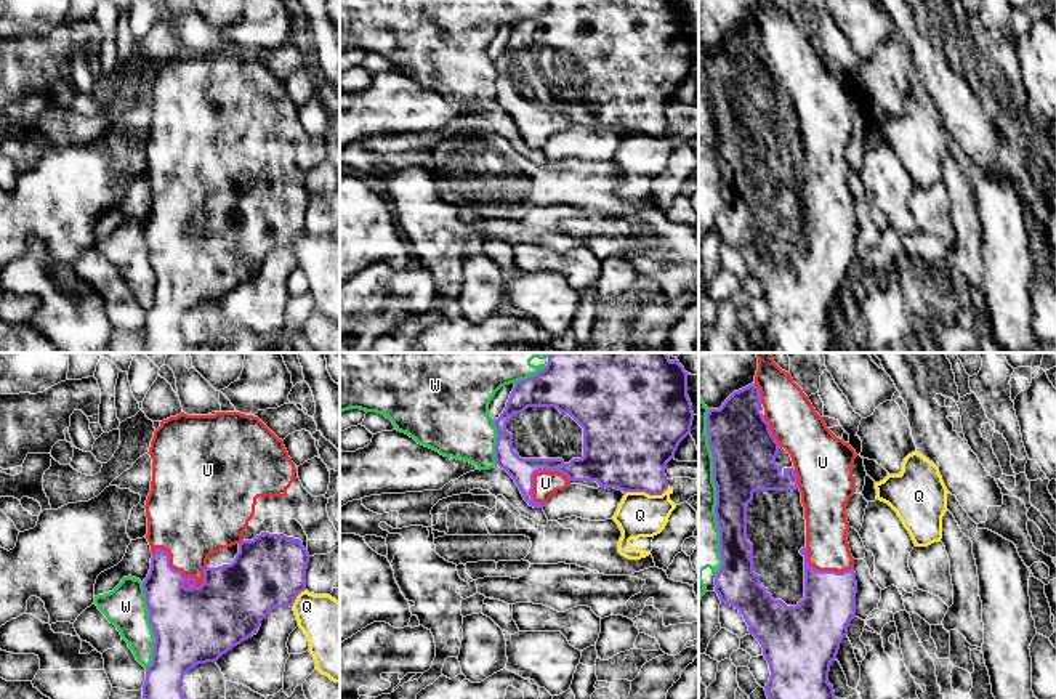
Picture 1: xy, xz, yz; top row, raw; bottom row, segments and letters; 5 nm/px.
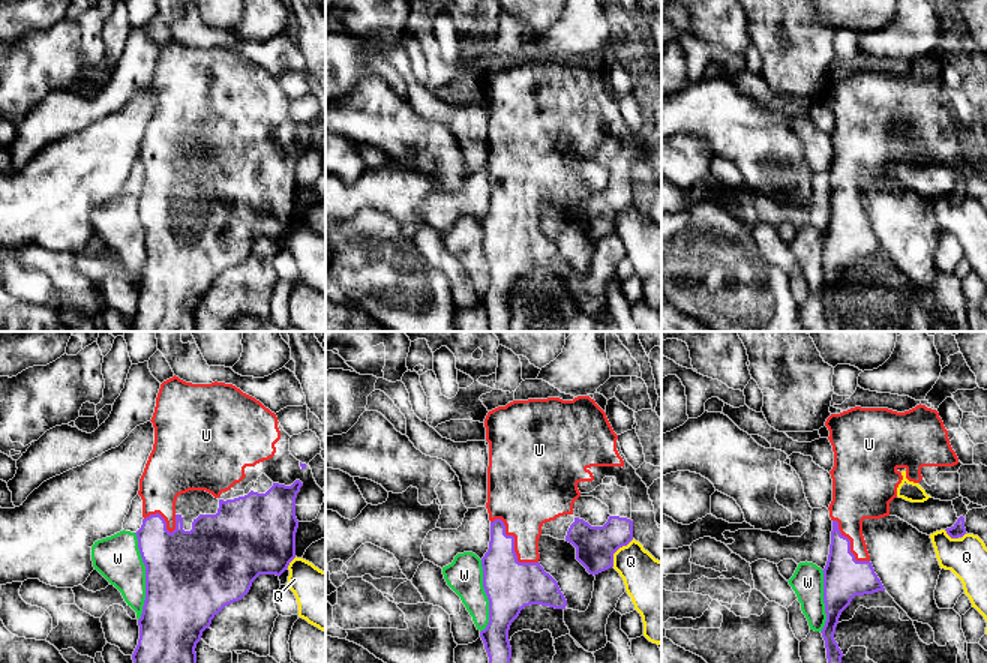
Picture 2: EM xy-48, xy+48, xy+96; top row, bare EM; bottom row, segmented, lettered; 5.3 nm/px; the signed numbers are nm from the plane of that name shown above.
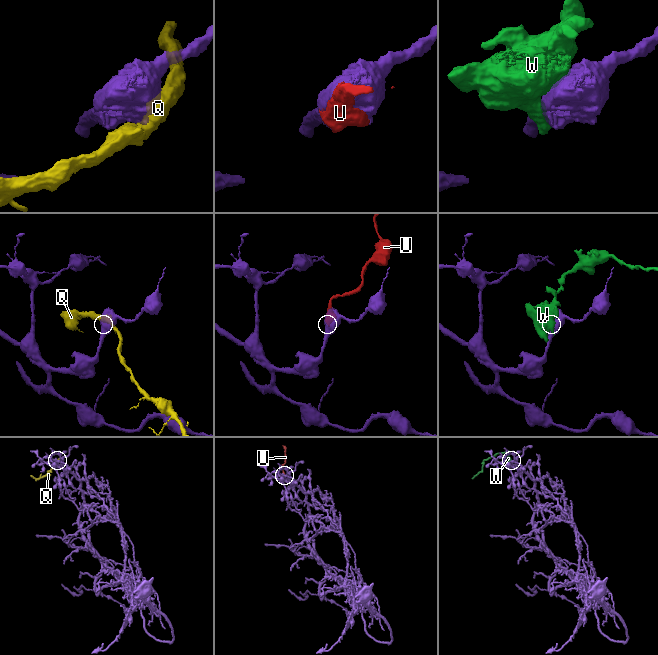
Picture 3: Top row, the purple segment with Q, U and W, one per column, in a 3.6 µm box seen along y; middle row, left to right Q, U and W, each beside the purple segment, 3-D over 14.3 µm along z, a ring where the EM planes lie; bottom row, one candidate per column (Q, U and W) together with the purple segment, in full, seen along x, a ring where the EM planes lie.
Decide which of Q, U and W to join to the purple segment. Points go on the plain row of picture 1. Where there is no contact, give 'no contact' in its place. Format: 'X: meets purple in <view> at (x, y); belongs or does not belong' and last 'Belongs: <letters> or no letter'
Q: meets purple in xz at (648, 133); does not belong
U: meets purple in xy at (175, 210); belongs
W: meets purple in xy at (151, 266); does not belong
Belongs: U

